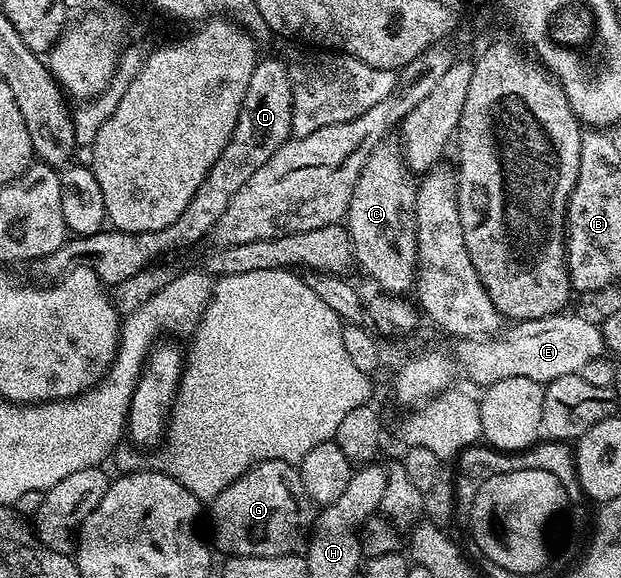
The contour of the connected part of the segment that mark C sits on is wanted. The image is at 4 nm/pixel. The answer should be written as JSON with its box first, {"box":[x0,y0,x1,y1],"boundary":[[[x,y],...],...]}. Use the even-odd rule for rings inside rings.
{"box":[347,142,417,294],"boundary":[[[382,142],[367,158],[359,174],[359,182],[353,191],[347,213],[349,241],[353,243],[353,254],[356,263],[378,284],[378,289],[389,294],[412,293],[417,278],[417,219],[413,216],[413,207],[417,201],[417,184],[414,173],[409,171],[408,164],[401,150],[400,143]]]}

